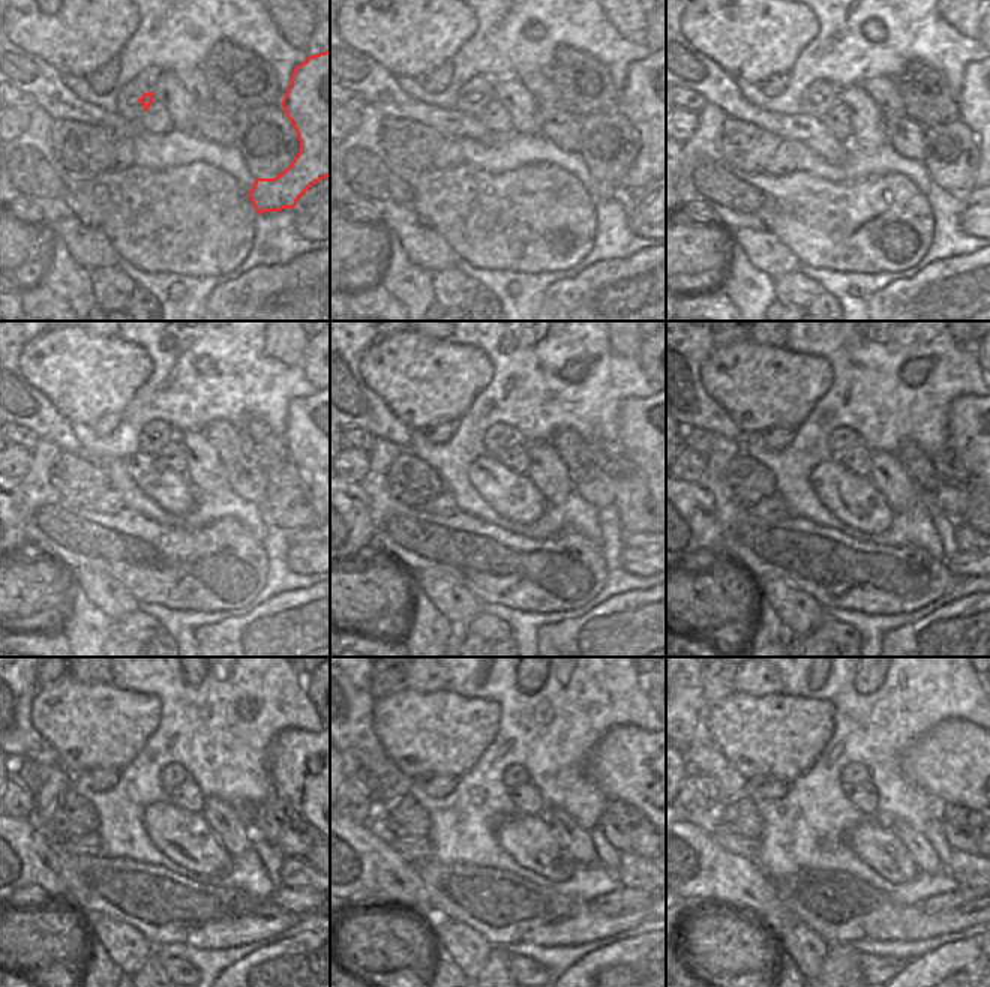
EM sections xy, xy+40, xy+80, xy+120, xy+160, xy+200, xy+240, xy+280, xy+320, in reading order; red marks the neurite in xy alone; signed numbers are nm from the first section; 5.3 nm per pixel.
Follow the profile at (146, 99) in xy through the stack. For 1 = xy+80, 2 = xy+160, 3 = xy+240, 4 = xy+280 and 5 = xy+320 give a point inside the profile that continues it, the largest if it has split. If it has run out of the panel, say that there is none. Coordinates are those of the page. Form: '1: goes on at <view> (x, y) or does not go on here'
1: goes on at xy+80 (824, 101)
2: goes on at xy+160 (500, 437)
3: goes on at xy+240 (174, 774)
4: goes on at xy+280 (513, 776)
5: goes on at xy+320 (852, 774)

